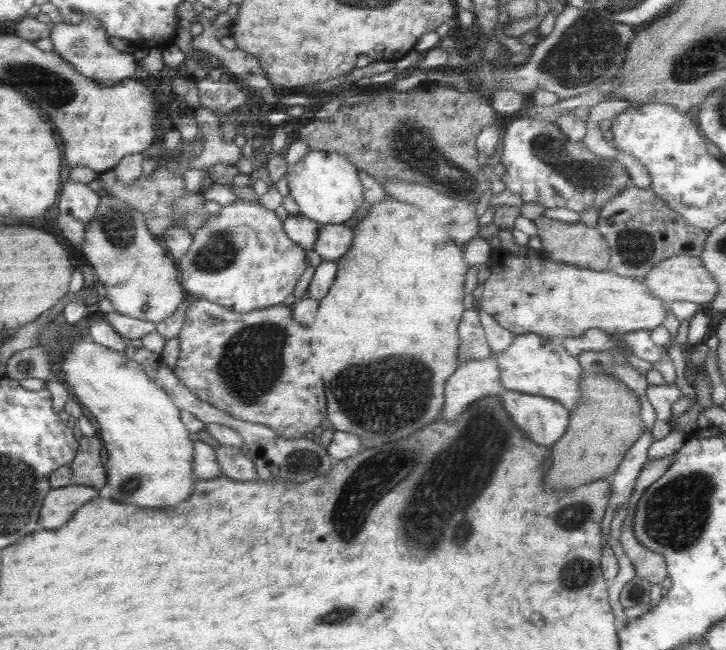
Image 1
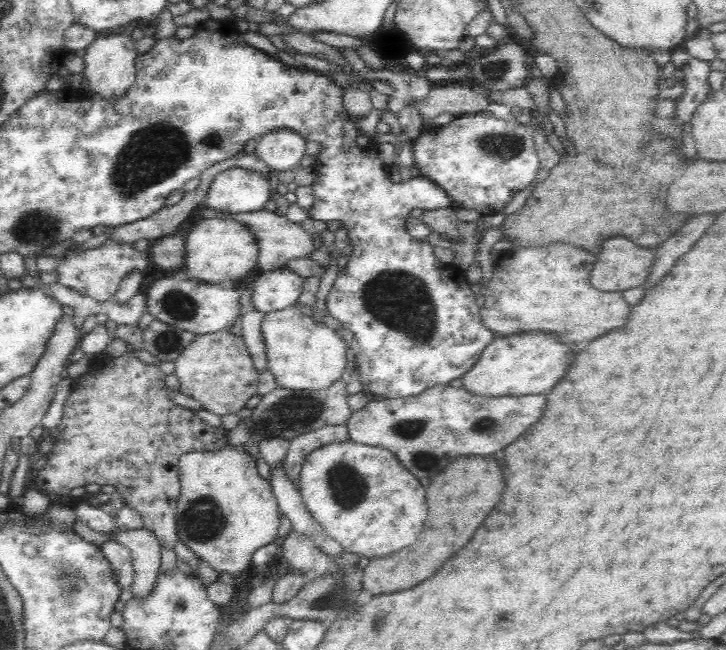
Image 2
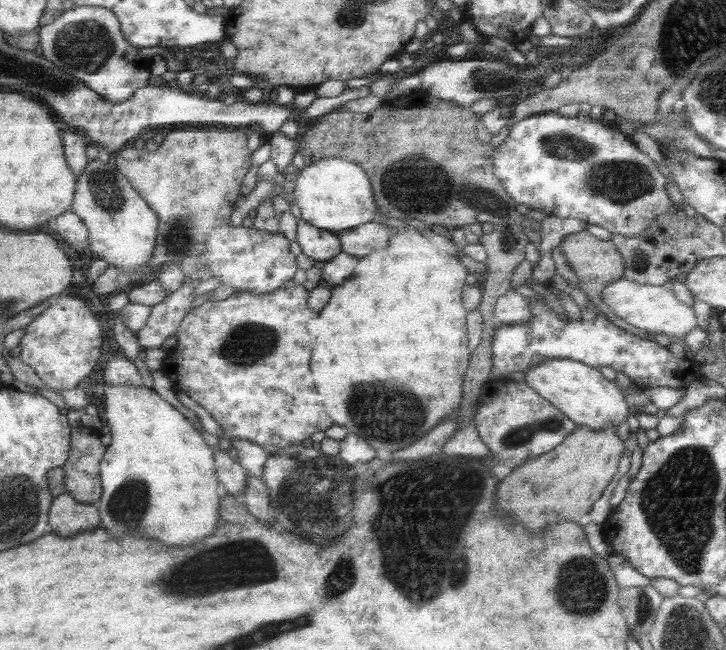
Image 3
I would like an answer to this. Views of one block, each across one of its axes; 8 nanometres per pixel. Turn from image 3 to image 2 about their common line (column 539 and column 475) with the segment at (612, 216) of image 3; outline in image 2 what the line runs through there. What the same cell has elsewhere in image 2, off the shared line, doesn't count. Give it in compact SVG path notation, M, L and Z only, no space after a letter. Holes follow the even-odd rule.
M487 111L458 116L447 125L433 126L421 132L410 143L413 166L419 176L431 180L446 192L451 202L455 202L456 208L476 210L484 217L502 212L514 194L524 190L536 179L540 169L531 129L517 123L513 116L505 120L498 119Z

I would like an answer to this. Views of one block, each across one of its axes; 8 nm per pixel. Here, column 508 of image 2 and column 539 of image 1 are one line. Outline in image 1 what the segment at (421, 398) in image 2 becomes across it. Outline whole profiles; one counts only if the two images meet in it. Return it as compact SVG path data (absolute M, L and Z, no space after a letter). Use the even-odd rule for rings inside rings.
M504 389L498 397L509 420L535 444L549 448L567 428L570 413L557 401Z

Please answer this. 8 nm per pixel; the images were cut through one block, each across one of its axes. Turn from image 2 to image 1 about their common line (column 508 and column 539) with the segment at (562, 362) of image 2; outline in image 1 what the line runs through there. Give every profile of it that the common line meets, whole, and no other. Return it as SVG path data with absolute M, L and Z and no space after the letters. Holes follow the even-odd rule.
M533 334L515 335L511 344L495 356L499 382L504 390L545 397L557 401L569 413L578 399L578 382L582 373L577 359L569 356L558 341L547 340Z

